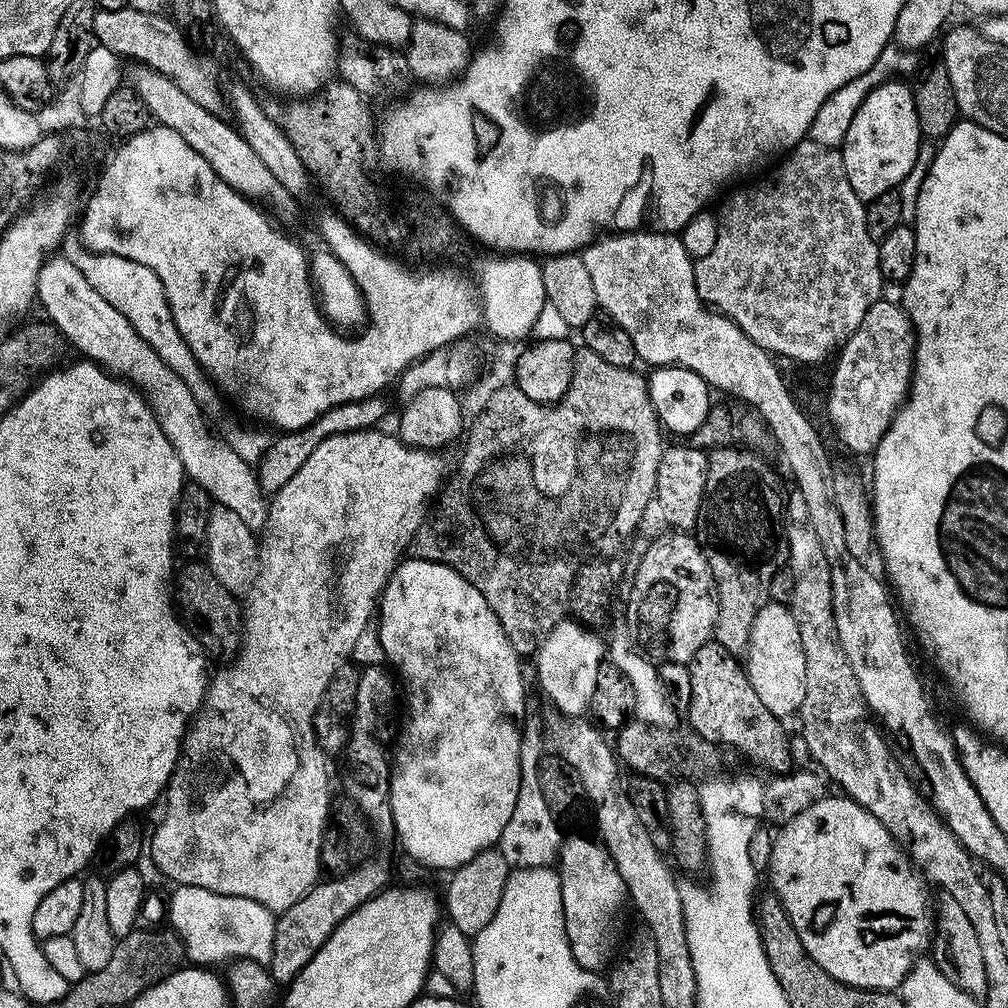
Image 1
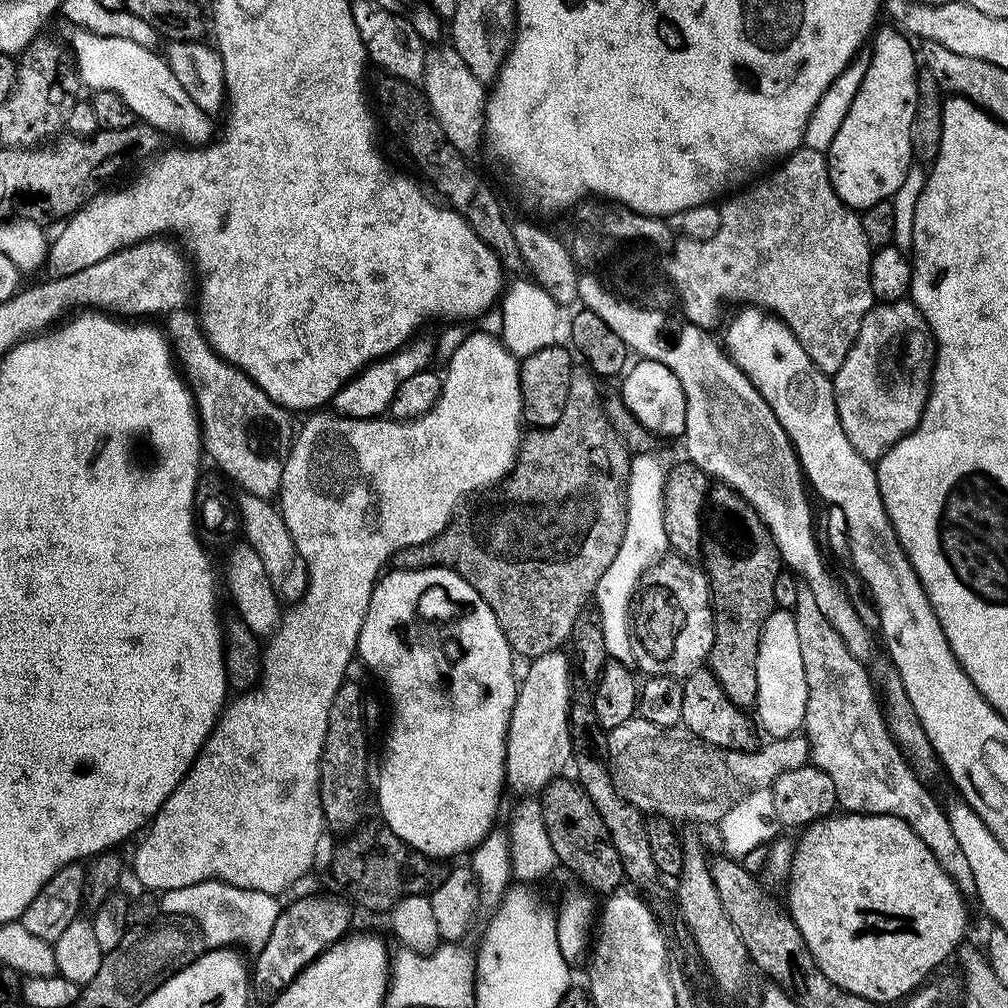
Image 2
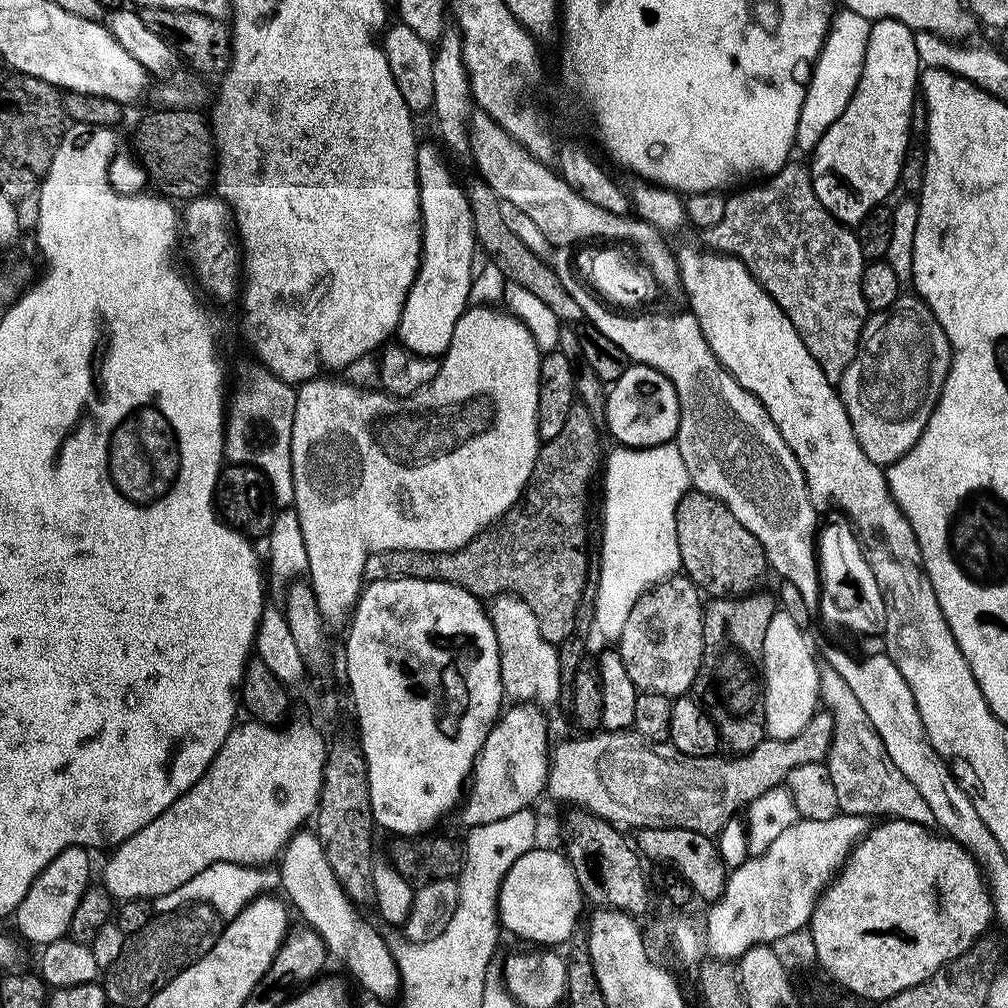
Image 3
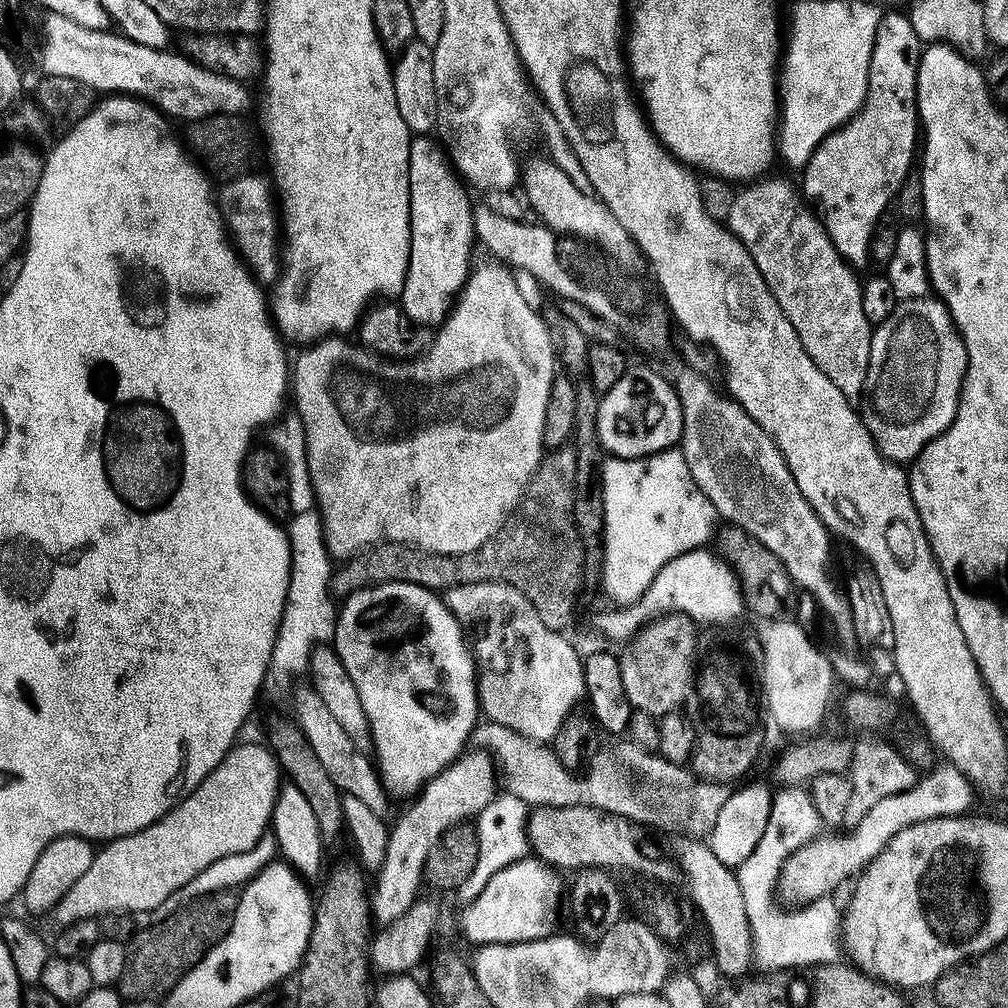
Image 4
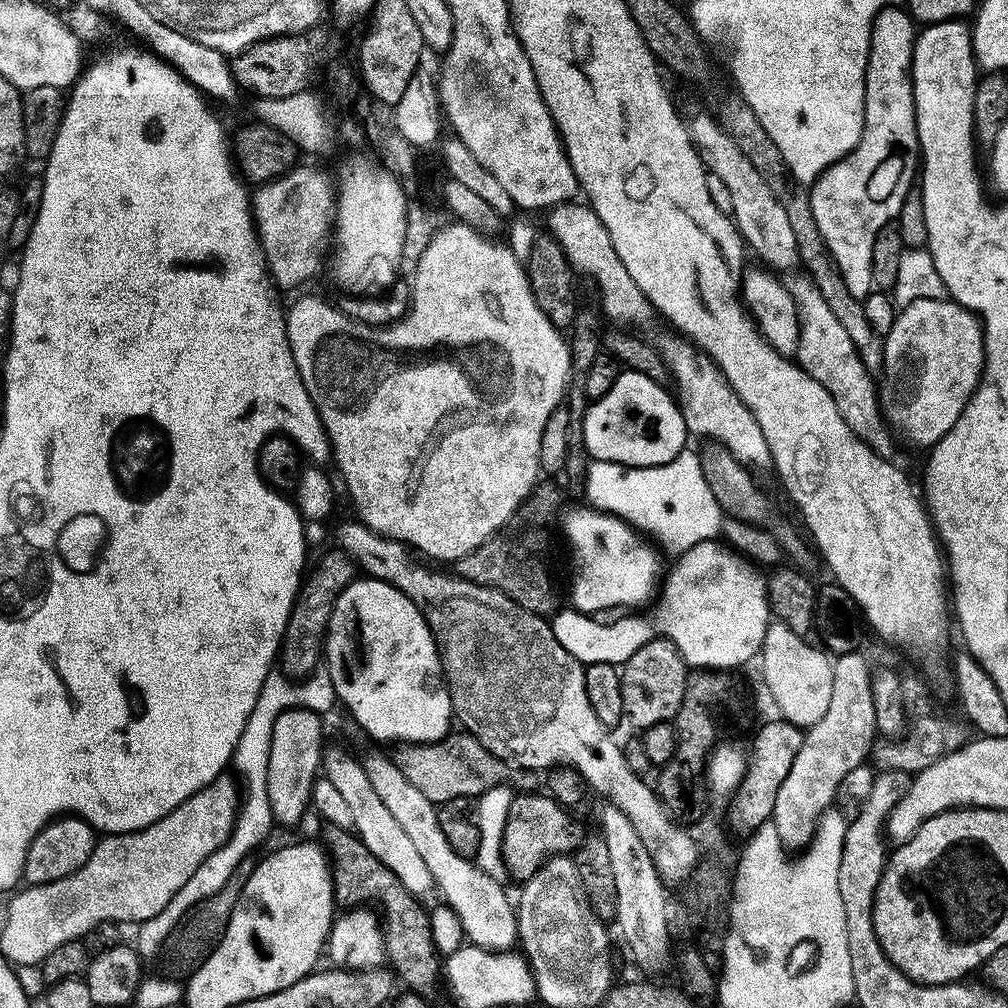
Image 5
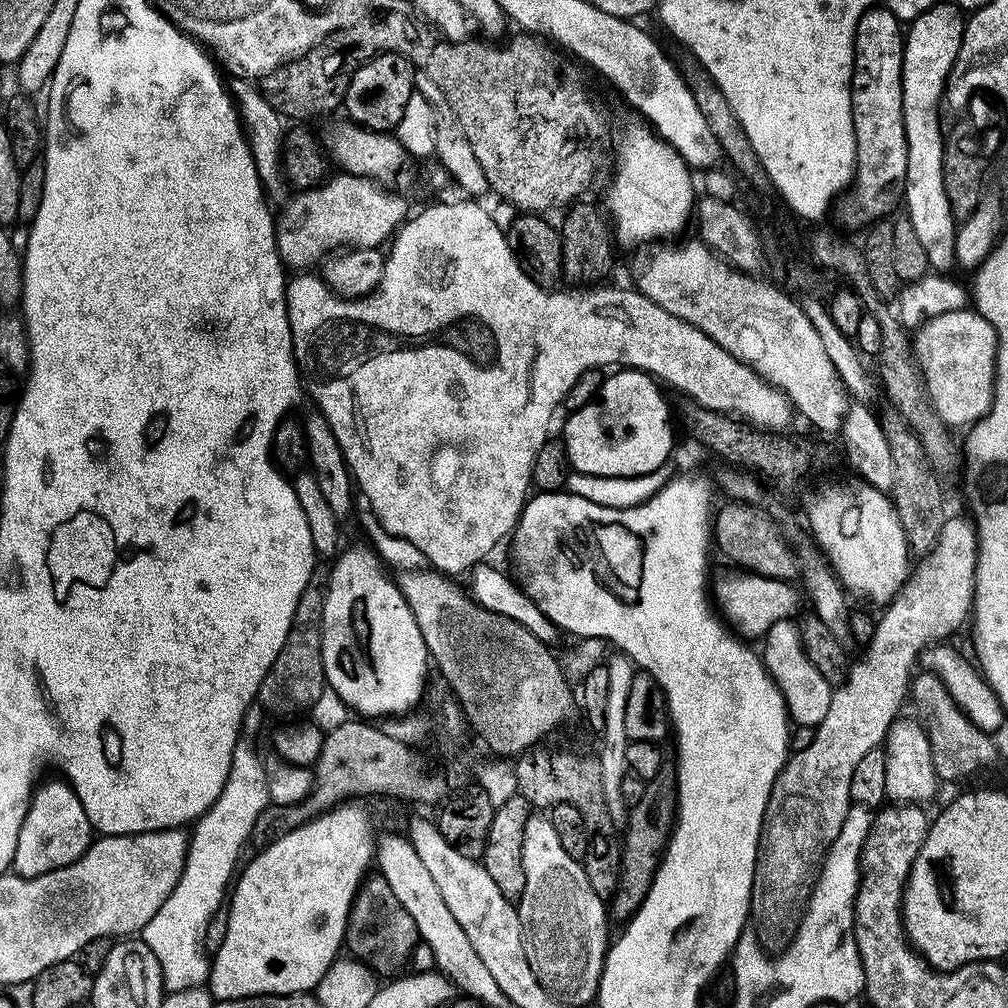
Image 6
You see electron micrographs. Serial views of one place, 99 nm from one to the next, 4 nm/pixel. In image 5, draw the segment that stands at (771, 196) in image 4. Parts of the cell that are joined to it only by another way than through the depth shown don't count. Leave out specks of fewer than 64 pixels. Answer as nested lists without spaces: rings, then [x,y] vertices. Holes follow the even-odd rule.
[[[807,275],[800,276],[794,277],[786,284],[788,292],[796,303],[800,318],[800,342],[794,355],[795,359],[805,374],[814,377],[830,394],[830,398],[834,398],[834,406],[838,406],[838,414],[842,414],[842,418],[846,418],[846,426],[850,426],[850,430],[854,430],[854,434],[858,434],[858,438],[865,440],[879,456],[891,457],[894,436],[885,421],[878,395],[878,384],[877,381],[872,381],[875,380],[873,373],[866,370],[854,342],[850,340],[850,334],[846,334],[842,322],[838,322],[838,318],[834,318],[834,310],[830,310],[830,306],[826,306],[826,298],[822,298],[822,294]]]

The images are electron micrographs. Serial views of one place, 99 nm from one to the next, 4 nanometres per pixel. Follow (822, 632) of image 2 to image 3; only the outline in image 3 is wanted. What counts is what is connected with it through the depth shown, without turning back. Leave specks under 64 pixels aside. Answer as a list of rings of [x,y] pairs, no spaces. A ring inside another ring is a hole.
[[[829,666],[820,669],[820,704],[833,716],[833,738],[826,763],[838,794],[840,812],[846,816],[880,816],[876,818],[899,818],[925,826],[935,825],[925,799],[894,766],[861,703],[854,698],[845,679]]]

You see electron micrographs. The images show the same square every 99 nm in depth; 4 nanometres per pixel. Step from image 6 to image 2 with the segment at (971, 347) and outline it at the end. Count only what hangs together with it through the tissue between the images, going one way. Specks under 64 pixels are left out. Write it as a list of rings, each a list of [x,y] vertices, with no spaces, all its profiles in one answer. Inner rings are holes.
[[[911,299],[869,308],[844,367],[834,376],[836,413],[850,446],[869,462],[880,457],[920,422],[936,359],[936,345],[926,318]]]

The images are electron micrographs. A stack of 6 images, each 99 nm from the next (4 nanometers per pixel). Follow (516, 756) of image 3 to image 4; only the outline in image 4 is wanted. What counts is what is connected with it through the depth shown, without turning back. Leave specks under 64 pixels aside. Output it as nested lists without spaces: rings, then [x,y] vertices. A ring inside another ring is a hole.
[[[477,748],[463,753],[425,783],[413,801],[415,804],[389,829],[385,859],[376,872],[376,886],[370,894],[371,915],[379,925],[402,916],[419,897],[426,855],[446,830],[475,819],[490,804],[498,790],[496,784],[498,788],[495,759],[490,752]]]

